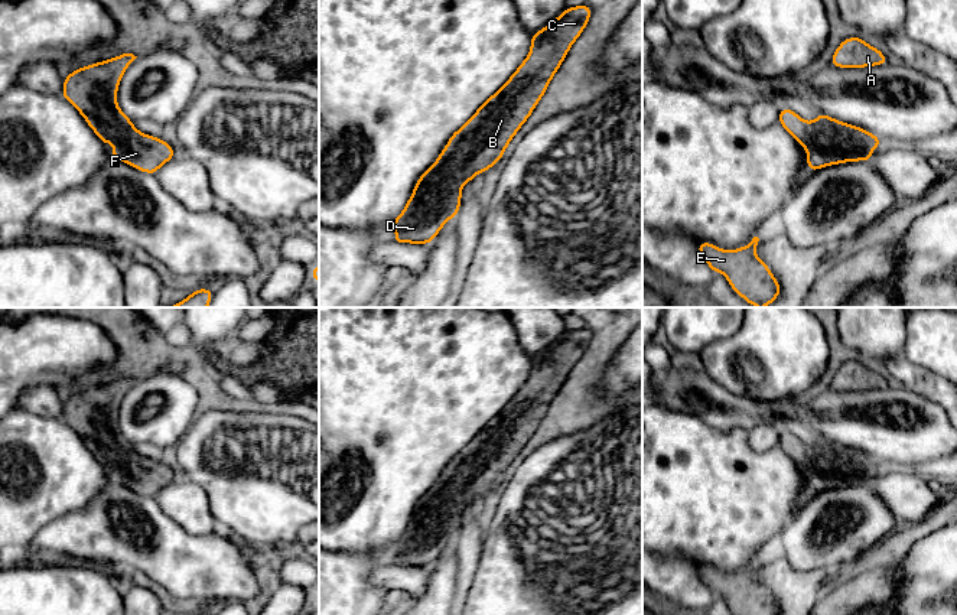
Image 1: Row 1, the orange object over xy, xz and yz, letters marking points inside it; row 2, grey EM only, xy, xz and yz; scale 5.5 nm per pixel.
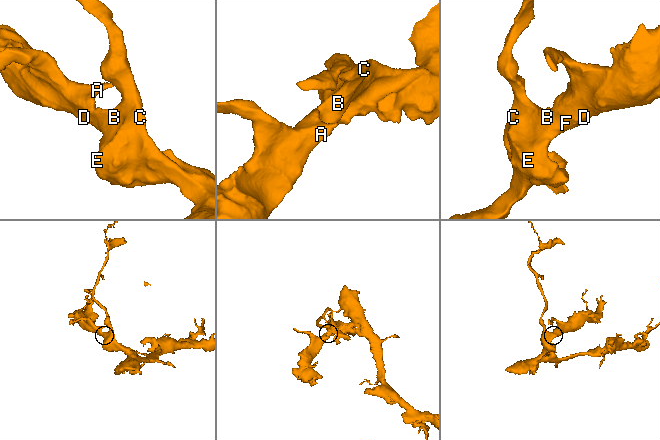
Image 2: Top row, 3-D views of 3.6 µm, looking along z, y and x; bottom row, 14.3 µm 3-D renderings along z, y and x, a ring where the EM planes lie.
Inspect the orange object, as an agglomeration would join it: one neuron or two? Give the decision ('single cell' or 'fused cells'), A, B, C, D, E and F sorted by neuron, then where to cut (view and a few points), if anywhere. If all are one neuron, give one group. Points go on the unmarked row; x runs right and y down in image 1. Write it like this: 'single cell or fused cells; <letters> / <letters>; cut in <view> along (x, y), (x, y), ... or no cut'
single cell; A B C D E F; no cut

